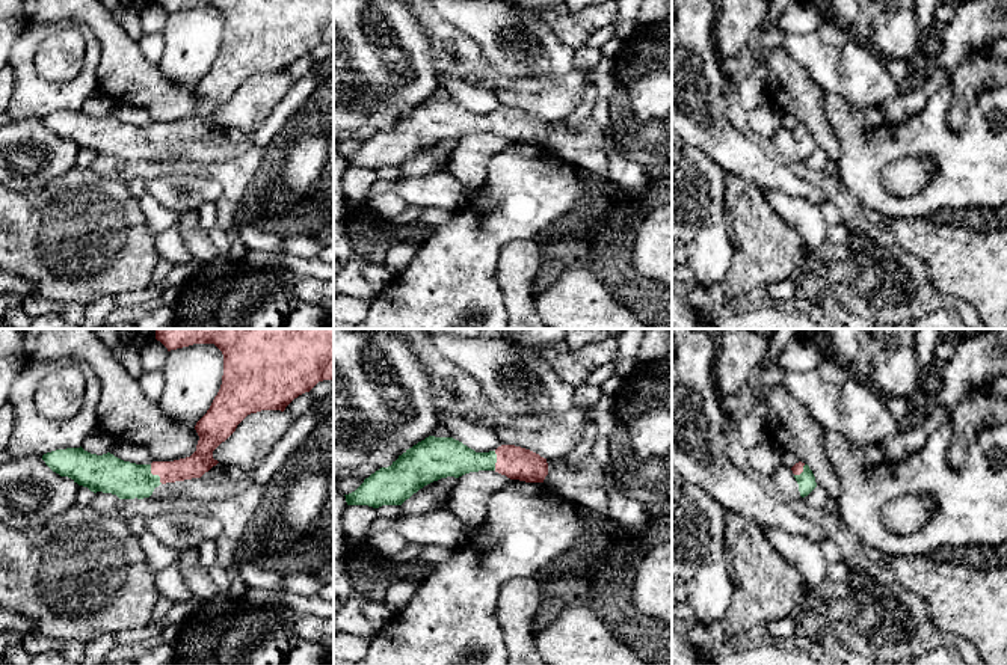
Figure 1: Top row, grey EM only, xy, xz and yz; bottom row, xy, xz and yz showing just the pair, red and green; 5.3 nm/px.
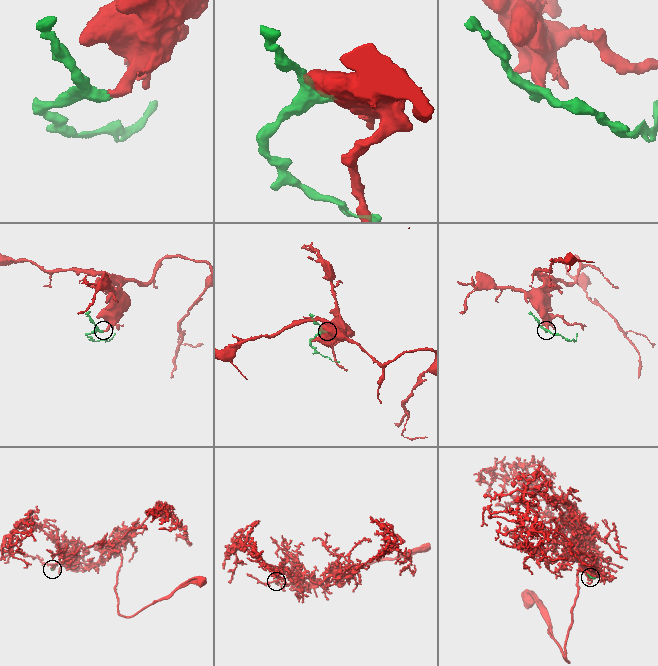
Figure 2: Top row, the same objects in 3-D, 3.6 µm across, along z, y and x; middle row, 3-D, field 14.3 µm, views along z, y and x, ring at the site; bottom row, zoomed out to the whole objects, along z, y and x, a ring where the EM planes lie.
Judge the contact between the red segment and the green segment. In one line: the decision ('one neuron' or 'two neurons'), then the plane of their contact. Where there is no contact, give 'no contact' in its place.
one neuron; meets red in xy

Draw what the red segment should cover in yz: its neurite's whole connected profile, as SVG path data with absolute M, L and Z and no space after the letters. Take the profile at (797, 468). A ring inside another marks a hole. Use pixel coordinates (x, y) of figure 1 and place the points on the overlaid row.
M802 461L796 463L791 467L791 470L799 484L800 496L802 498L808 496L817 487L815 477L814 477L812 470L809 469L808 464L805 464Z

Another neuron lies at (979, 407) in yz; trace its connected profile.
M987 380L969 389L951 415L954 428L947 454L948 464L959 470L978 430L986 425L1007 425L1007 403L990 394L993 380Z

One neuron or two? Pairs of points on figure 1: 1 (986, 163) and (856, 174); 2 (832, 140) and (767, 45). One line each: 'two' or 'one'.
1: one
2: two

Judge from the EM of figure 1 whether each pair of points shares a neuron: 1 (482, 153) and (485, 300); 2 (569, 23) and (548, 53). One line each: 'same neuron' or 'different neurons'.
1: different neurons
2: different neurons

